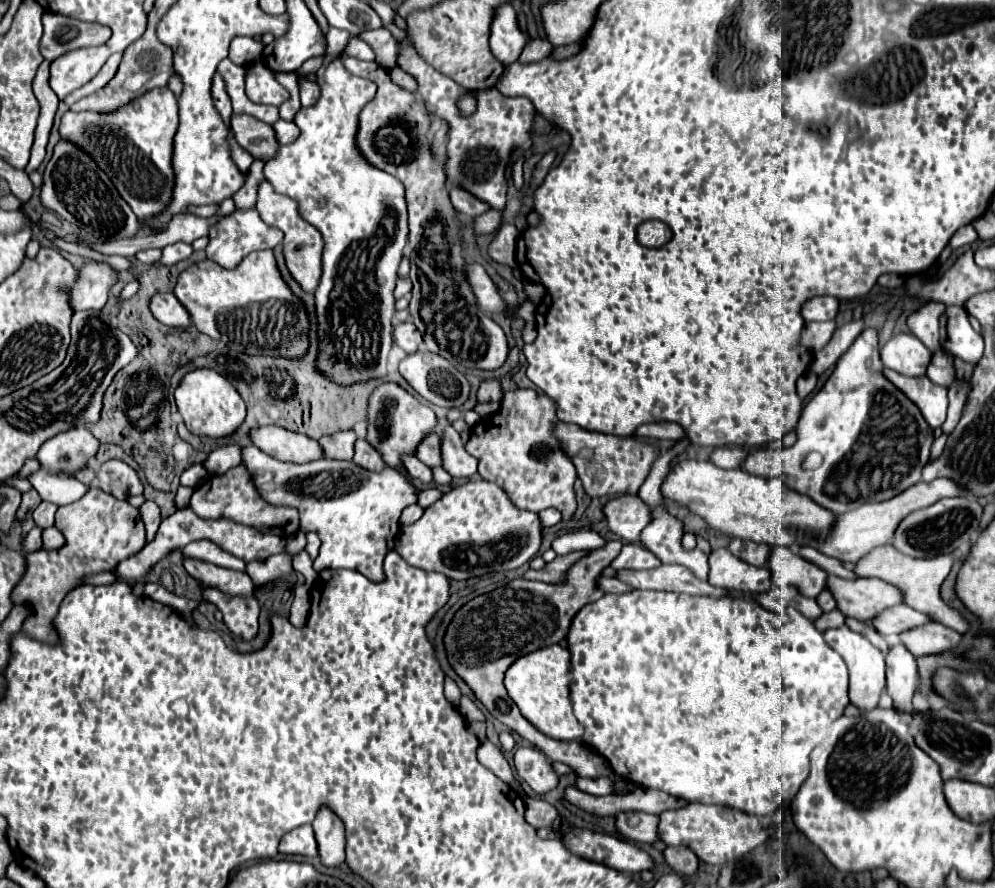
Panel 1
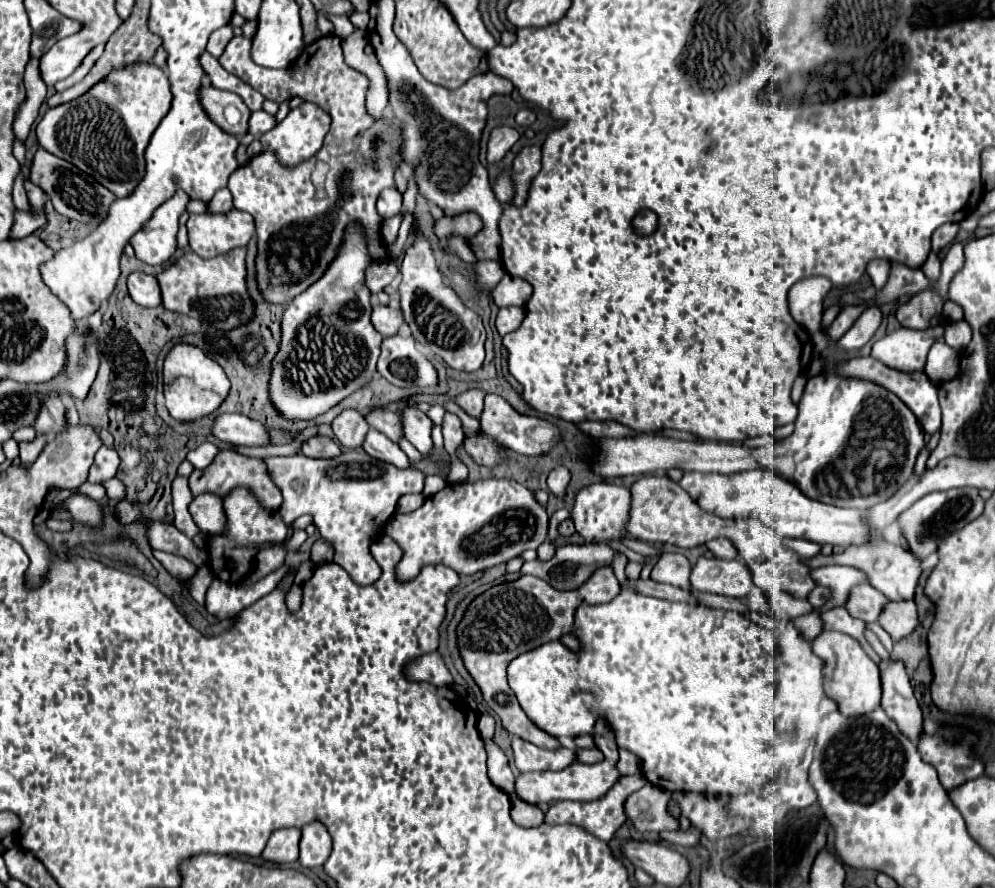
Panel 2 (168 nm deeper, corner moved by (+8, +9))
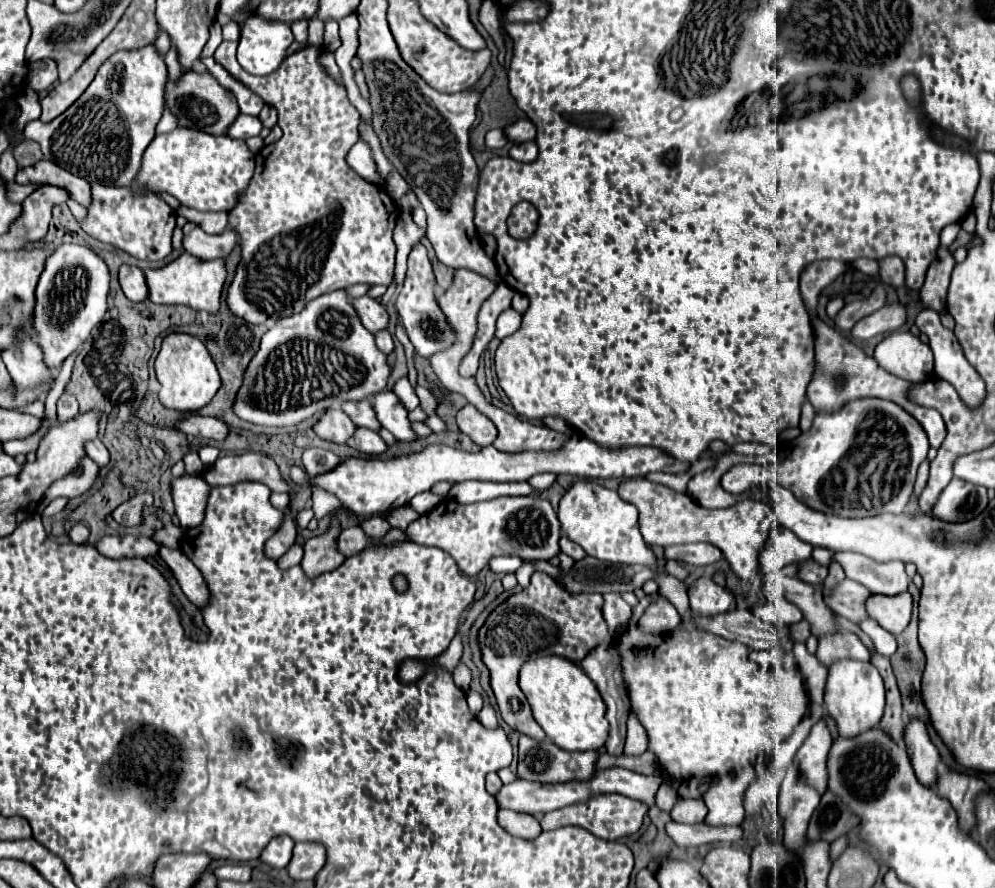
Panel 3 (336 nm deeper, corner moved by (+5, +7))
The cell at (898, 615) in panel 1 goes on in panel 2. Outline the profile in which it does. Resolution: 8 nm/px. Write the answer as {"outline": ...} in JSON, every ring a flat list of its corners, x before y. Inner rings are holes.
{"outline":[[860,584,860,588,852,590,852,596,848,598,846,608,852,616,870,624,870,622,878,622,878,616,882,614,882,610,888,602,890,600,874,586]]}

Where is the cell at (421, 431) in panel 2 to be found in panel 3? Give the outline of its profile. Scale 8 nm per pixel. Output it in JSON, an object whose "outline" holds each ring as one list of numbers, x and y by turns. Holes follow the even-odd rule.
{"outline":[[383,390,383,392,375,394,373,410,375,410,377,420,381,422,381,426,387,428,397,440,411,442,411,440,417,438,417,436,413,434,411,426,409,426,407,410,401,406,399,398,397,398,393,392]]}

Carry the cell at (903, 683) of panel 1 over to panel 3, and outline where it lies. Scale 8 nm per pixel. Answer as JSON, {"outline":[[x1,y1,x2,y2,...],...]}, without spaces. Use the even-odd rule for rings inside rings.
{"outline":[[919,720,907,722,905,728,905,746,911,760,911,766,915,770,915,776,923,786,935,786,939,776,939,752,931,744,925,724]]}

